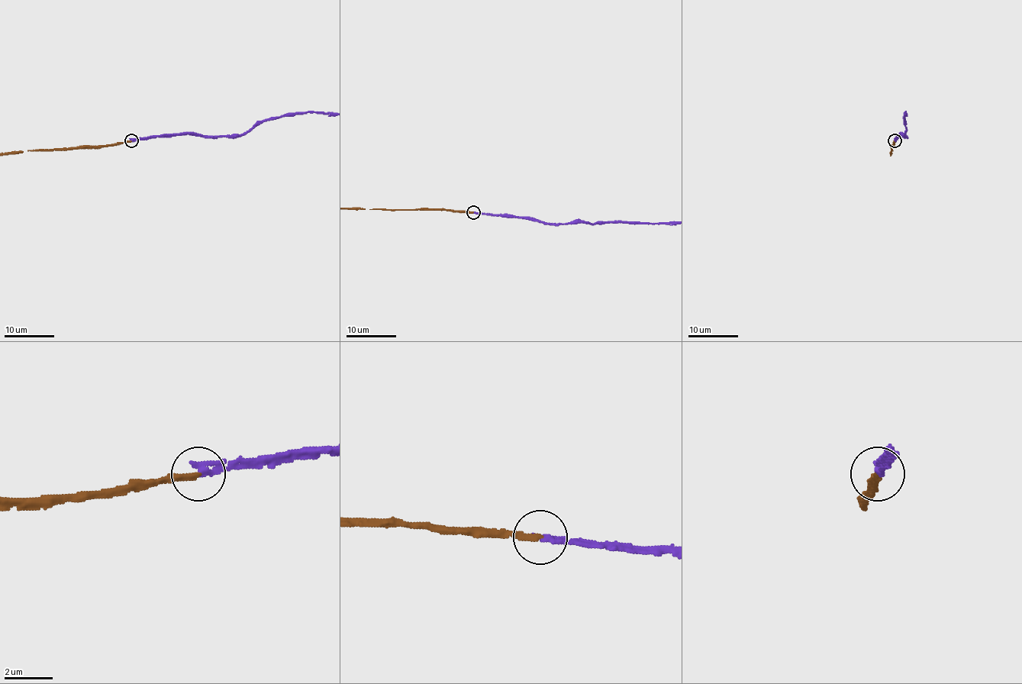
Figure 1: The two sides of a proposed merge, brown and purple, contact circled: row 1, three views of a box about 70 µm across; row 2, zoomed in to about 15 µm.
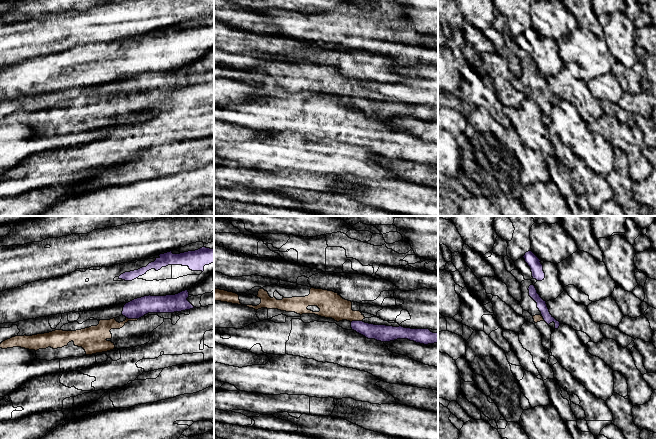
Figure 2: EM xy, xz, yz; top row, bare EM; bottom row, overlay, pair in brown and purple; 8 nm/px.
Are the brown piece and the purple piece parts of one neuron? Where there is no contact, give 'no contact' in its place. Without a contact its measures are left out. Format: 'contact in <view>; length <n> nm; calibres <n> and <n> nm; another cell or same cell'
contact in xy; length 100 nm; calibres 110 and 160 nm; same cell

